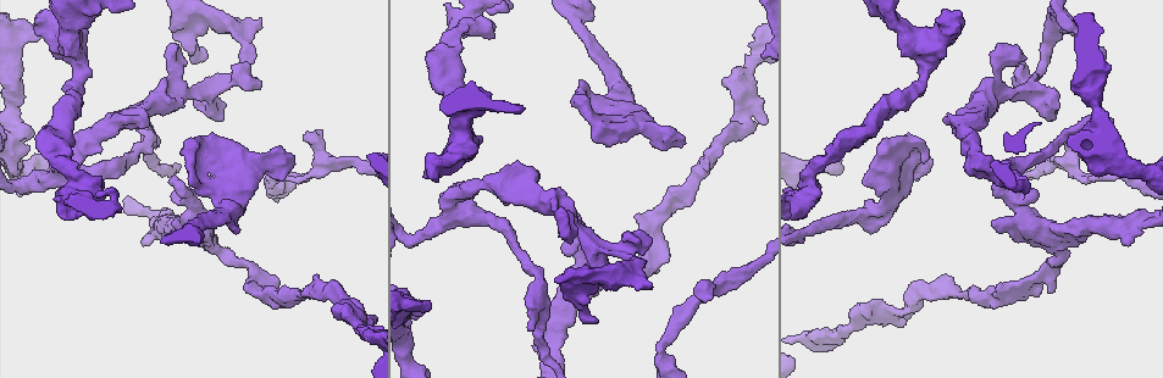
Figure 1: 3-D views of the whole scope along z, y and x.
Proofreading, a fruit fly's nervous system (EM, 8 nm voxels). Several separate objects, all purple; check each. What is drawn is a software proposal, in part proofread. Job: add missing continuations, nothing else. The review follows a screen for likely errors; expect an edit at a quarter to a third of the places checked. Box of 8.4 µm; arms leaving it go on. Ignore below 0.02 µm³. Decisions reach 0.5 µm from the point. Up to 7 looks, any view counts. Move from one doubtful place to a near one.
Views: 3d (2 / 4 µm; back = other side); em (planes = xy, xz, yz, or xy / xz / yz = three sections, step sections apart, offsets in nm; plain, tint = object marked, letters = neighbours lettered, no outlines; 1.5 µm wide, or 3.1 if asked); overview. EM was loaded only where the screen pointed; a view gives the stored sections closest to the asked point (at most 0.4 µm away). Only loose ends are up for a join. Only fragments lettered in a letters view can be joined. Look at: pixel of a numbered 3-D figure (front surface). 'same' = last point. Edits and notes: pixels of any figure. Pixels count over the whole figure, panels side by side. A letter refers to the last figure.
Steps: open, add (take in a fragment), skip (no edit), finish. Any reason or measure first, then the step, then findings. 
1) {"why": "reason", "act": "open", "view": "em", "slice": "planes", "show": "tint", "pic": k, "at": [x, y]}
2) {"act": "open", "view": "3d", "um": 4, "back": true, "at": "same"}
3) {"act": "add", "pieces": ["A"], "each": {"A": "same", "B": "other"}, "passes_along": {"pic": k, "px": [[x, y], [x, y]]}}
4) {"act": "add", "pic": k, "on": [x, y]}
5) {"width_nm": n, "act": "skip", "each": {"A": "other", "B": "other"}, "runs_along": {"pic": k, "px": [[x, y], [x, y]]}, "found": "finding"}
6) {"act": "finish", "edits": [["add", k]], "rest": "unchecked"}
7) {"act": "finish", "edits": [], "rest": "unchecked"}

{"why": "an open end", "act": "open", "view": "em", "slice": "planes", "show": "plain", "pic": 1, "at": [596, 321]}

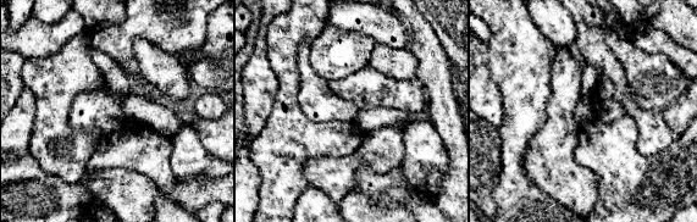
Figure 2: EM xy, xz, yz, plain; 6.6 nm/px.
{"why": "what lies round it", "act": "open", "view": "em", "slice": "planes", "show": "letters", "at": "same"}

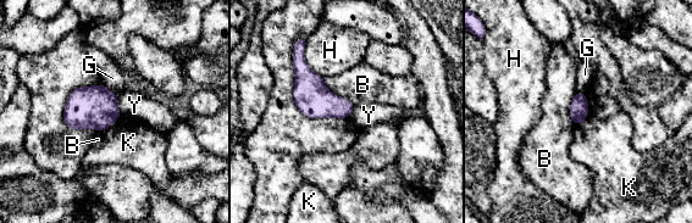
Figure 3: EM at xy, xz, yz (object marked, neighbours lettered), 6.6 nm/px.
{"width_nm": 130, "act": "skip", "each": {"B": "other", "G": "other", "H": "other", "K": "other", "Y": "other"}, "border": {"pic": 3, "px": [[116, 94], [116, 105], [121, 115]]}, "found": "none of them fits"}

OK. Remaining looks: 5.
{"why": "stops while still wide", "act": "open", "view": "em", "slice": "planes", "show": "tint", "pic": 1, "at": [143, 244]}

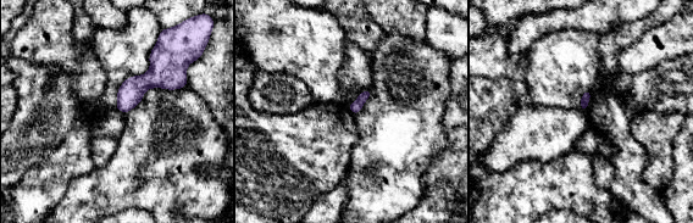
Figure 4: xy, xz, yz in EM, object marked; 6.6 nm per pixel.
{"act": "open", "view": "em", "slice": "planes", "show": "letters", "at": "same"}

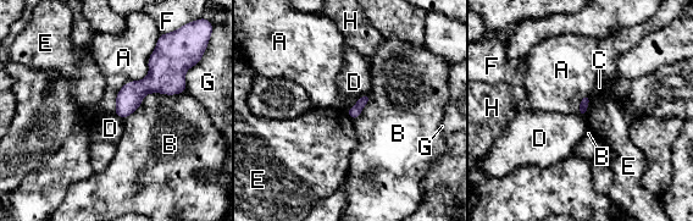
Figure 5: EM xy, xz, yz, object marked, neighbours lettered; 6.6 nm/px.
{"act": "skip", "each": {"A": "other", "B": "other", "C": "other", "D": "other", "E": "other", "F": "other", "G": "other", "H": "other"}, "border": {"pic": 5, "px": [[591, 95], [583, 117]]}, "found": "none of them fits"}

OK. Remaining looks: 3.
{"why": "free end", "act": "open", "view": "em", "slice": "xz", "step": 4, "show": "letters", "pic": 1, "at": [817, 189]}

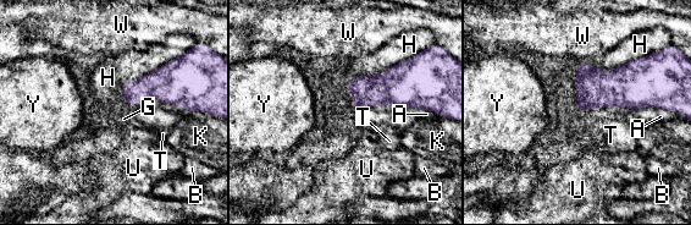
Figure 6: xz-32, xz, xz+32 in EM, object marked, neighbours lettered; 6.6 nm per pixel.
{"act": "open", "view": "em", "slice": "planes", "show": "letters", "at": "same"}

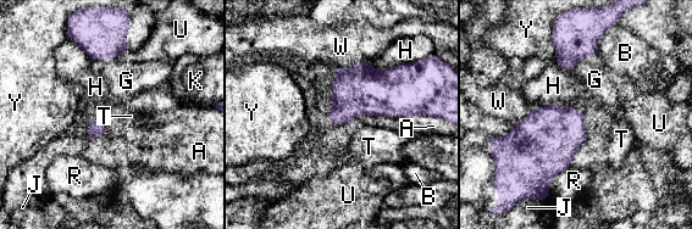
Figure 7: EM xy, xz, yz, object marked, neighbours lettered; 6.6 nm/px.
{"act": "skip", "each": {"A": "other", "B": "other", "G": "other", "H": "other", "J": "other", "K": "other", "R": "other", "T": "other", "U": "other", "W": "other", "Y": "other"}, "border": {"pic": 7, "px": [[408, 62], [389, 68], [371, 68]]}, "found": "none of them fits"}

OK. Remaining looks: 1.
{"act": "finish", "edits": [], "rest": "unchecked"}

